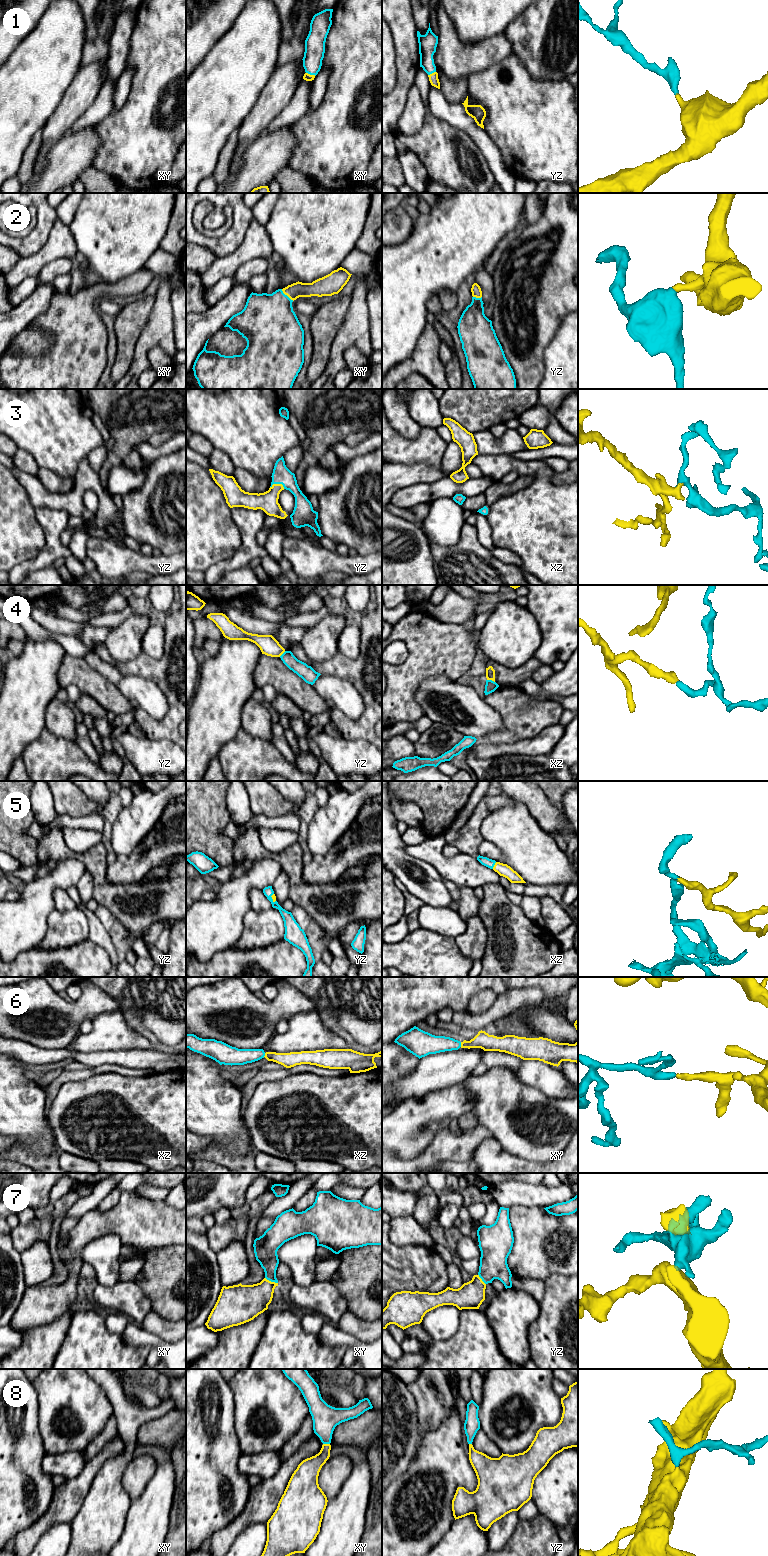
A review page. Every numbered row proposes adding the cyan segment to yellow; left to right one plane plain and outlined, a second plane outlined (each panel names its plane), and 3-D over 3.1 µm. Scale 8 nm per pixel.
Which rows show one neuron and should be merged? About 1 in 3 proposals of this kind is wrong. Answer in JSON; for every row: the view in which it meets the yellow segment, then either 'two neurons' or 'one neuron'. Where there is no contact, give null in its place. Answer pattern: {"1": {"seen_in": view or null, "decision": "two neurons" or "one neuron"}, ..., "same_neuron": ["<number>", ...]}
{"1": {"seen_in": "xy", "decision": "one neuron"}, "2": {"seen_in": "xy", "decision": "one neuron"}, "3": {"seen_in": "yz", "decision": "one neuron"}, "4": {"seen_in": "xz", "decision": "two neurons"}, "5": {"seen_in": "xz", "decision": "one neuron"}, "6": {"seen_in": "xy", "decision": "one neuron"}, "7": {"seen_in": "xy", "decision": "one neuron"}, "8": {"seen_in": "xy", "decision": "one neuron"}, "same_neuron": ["1", "2", "3", "5", "6", "7", "8"]}

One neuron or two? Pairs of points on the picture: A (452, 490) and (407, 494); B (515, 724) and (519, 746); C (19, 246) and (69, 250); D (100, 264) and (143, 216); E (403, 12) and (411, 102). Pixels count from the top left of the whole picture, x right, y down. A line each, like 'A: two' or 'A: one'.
A: one
B: two
C: two
D: one
E: two

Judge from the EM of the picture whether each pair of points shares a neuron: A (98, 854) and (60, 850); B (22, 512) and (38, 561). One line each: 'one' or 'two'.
A: one
B: two

